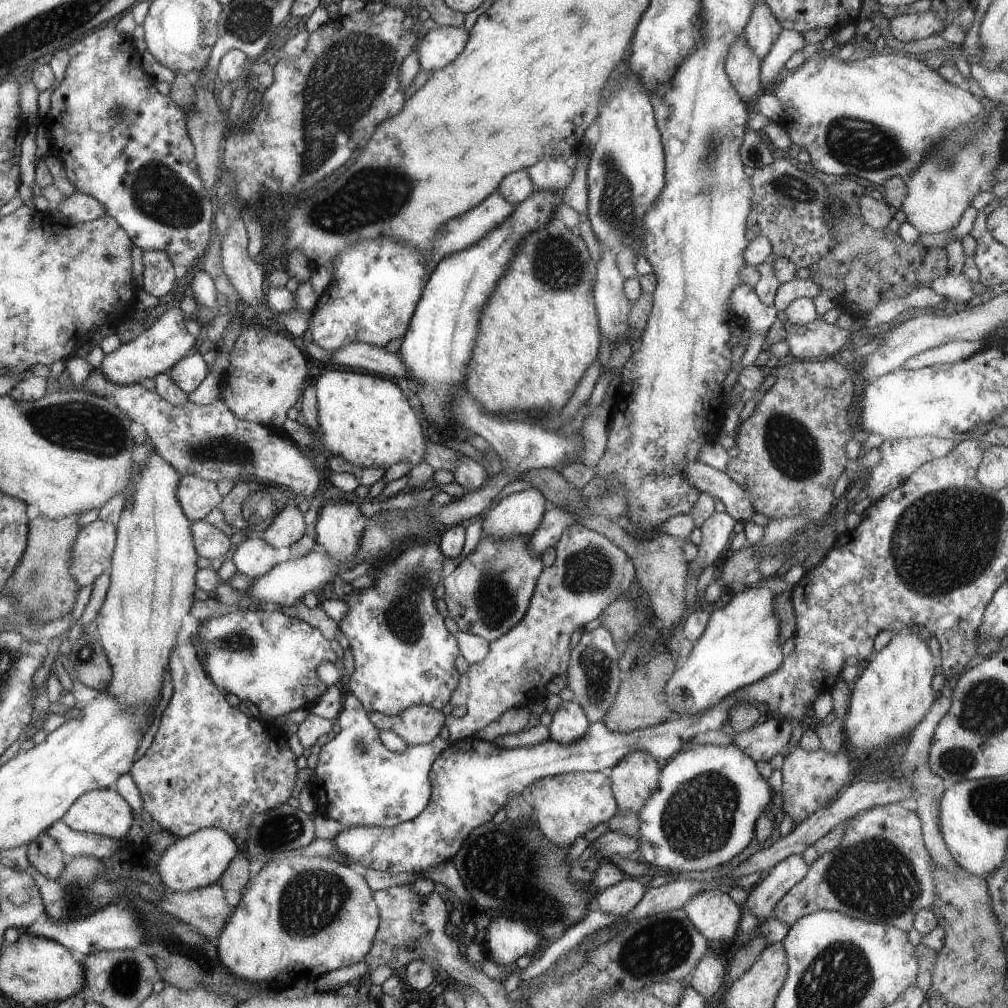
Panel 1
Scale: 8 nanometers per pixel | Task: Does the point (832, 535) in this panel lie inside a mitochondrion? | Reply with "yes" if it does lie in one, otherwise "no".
no

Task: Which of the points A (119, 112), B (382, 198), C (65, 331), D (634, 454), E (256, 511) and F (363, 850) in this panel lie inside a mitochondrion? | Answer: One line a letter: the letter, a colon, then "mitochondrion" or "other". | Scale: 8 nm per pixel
A: mitochondrion
B: mitochondrion
C: other
D: other
E: mitochondrion
F: other

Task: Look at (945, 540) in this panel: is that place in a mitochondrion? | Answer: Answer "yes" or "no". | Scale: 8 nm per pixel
yes

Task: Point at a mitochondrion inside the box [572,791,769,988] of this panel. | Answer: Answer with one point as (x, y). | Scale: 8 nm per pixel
(663, 945)

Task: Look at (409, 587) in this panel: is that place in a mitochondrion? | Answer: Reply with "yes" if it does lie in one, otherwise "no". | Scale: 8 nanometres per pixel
yes

